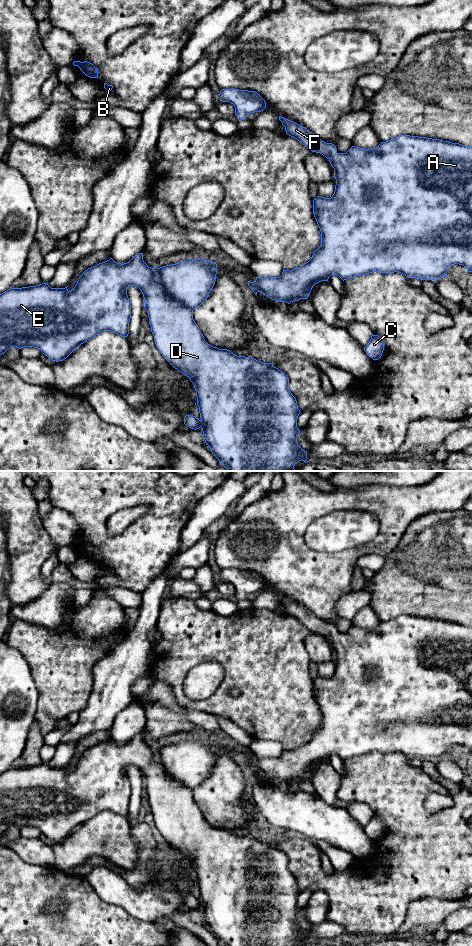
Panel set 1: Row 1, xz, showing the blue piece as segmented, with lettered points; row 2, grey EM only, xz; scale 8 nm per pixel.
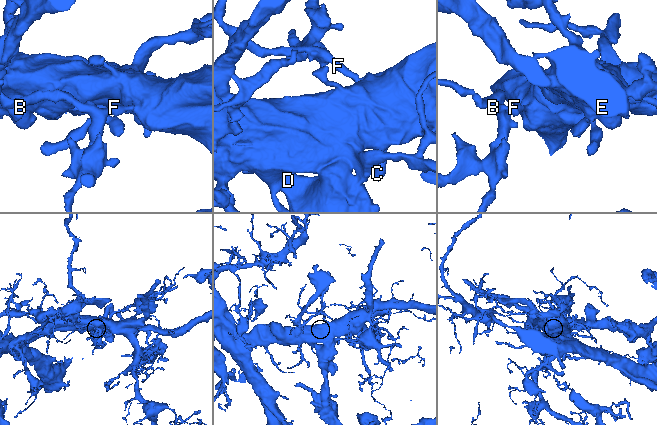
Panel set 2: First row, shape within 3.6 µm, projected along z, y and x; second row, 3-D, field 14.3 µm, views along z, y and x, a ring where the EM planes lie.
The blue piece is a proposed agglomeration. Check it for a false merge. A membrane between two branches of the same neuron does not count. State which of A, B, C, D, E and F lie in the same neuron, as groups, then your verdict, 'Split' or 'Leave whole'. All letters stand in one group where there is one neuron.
Groups: A B C D E F. Leave whole

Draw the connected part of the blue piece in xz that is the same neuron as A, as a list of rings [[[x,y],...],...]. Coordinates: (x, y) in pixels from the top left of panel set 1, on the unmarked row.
[[[279,597],[285,607],[286,614],[297,619],[312,632],[320,633],[325,636],[334,648],[336,659],[335,671],[331,678],[318,676],[313,680],[313,693],[321,711],[321,724],[313,732],[311,739],[304,745],[293,750],[284,750],[280,757],[256,757],[254,762],[248,761],[248,766],[255,775],[258,772],[265,774],[268,778],[290,784],[293,781],[307,779],[313,766],[321,761],[328,761],[331,755],[338,755],[343,761],[356,756],[366,755],[372,752],[394,753],[398,752],[408,758],[422,760],[438,760],[444,758],[448,749],[454,745],[463,745],[468,752],[472,752],[472,627],[459,623],[432,619],[426,617],[401,615],[386,622],[381,622],[376,628],[366,629],[352,626],[346,633],[338,633],[336,626],[326,623],[316,617],[307,608],[290,601],[284,597]]]

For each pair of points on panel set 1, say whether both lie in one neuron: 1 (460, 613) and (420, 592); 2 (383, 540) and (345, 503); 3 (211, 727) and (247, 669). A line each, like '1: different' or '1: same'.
1: same
2: same
3: different

